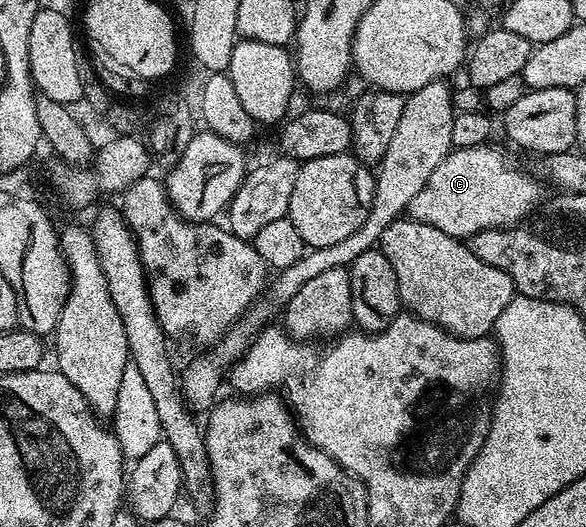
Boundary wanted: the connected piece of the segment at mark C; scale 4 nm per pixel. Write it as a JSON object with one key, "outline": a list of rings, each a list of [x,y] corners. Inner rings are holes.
{"outline":[[[491,146],[450,150],[430,174],[421,191],[409,201],[406,214],[419,223],[441,229],[441,233],[449,233],[449,237],[464,241],[483,231],[520,226],[544,198],[539,188],[540,180],[514,167],[510,157],[501,148]]]}

